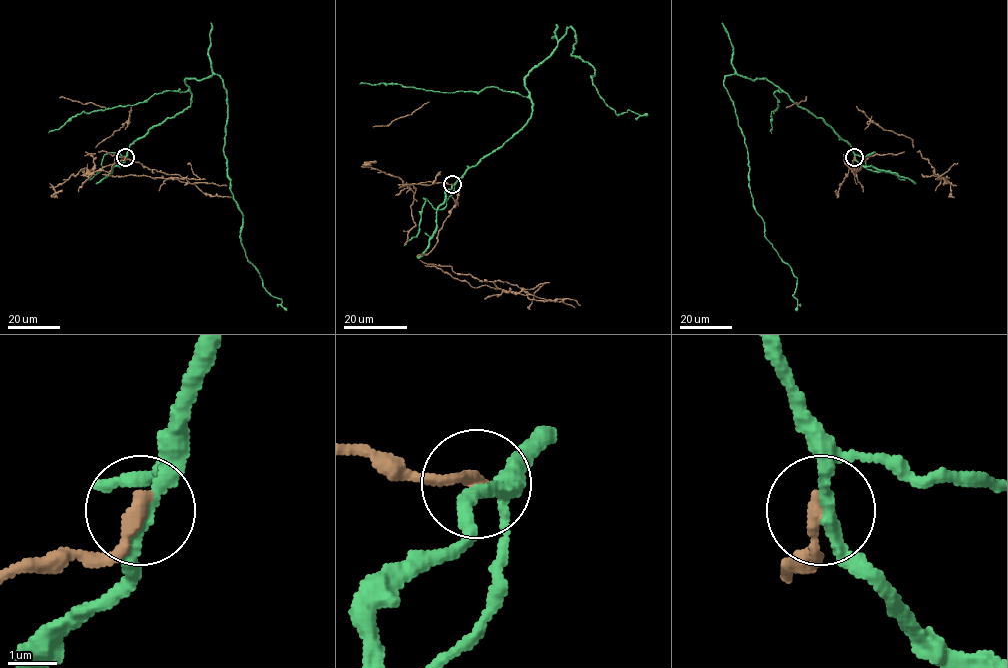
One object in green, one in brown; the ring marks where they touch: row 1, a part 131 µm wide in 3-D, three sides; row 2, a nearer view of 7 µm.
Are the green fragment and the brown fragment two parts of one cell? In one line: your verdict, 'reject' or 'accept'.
reject

